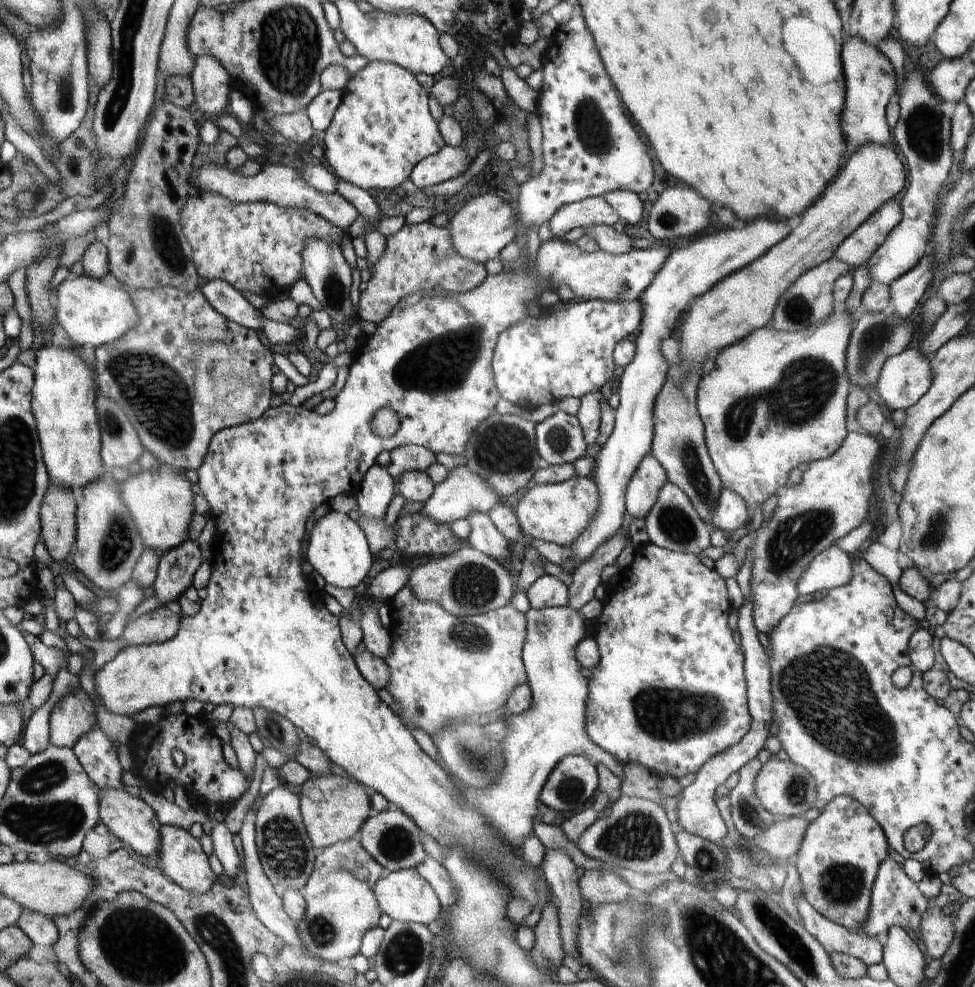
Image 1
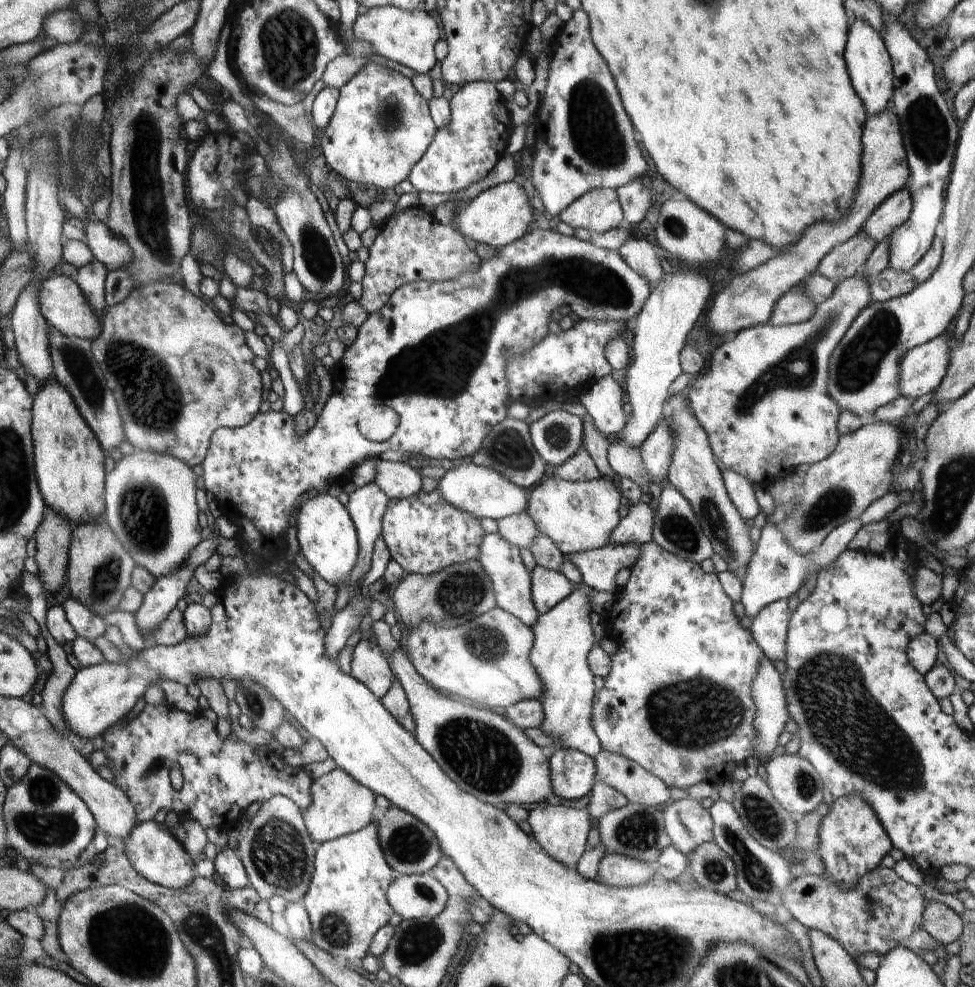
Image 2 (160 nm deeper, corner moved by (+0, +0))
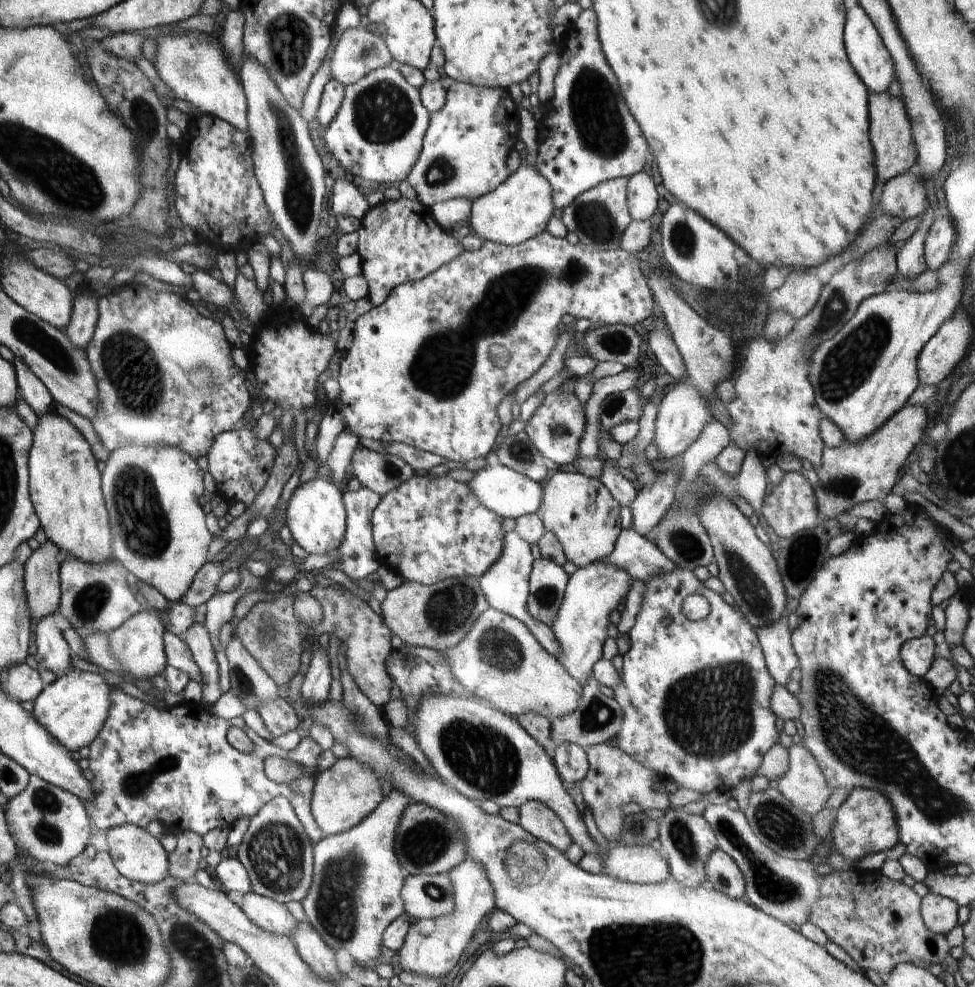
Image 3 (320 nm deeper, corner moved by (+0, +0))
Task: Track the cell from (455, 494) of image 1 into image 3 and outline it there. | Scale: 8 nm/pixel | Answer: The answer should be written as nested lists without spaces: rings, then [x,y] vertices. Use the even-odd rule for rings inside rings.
[[[496,451],[486,455],[488,465],[476,475],[469,484],[482,504],[496,511],[503,519],[520,518],[522,515],[536,513],[543,499],[543,486],[515,470],[505,467],[497,457]]]

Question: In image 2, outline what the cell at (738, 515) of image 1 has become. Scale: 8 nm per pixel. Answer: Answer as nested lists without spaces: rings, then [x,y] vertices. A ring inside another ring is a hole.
[[[726,467],[720,468],[725,489],[740,516],[744,520],[755,518],[761,508],[756,501],[754,486],[735,470]]]

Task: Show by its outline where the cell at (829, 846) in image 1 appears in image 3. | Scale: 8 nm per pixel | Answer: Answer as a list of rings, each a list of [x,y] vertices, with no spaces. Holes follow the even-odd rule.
[[[852,789],[844,803],[837,808],[833,826],[833,841],[836,852],[847,859],[850,865],[867,854],[891,849],[899,842],[897,814],[890,799],[879,790]]]

